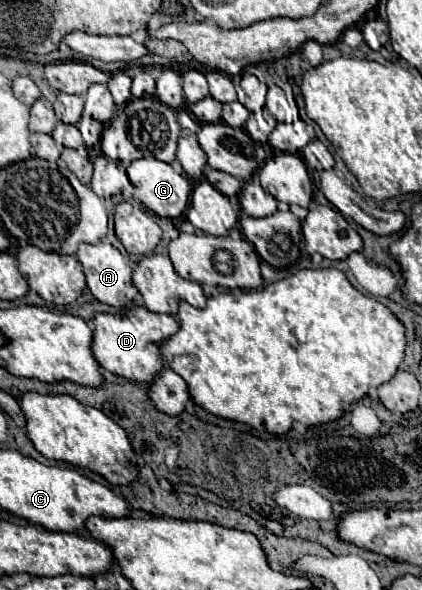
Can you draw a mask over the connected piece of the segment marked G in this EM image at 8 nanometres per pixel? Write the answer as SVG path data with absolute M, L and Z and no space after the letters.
M144 157L138 161L132 161L126 169L128 179L134 187L133 197L141 203L144 203L150 211L154 211L160 217L178 217L186 205L188 205L188 197L190 197L190 183L184 175L176 173L168 163L162 163L154 157Z

